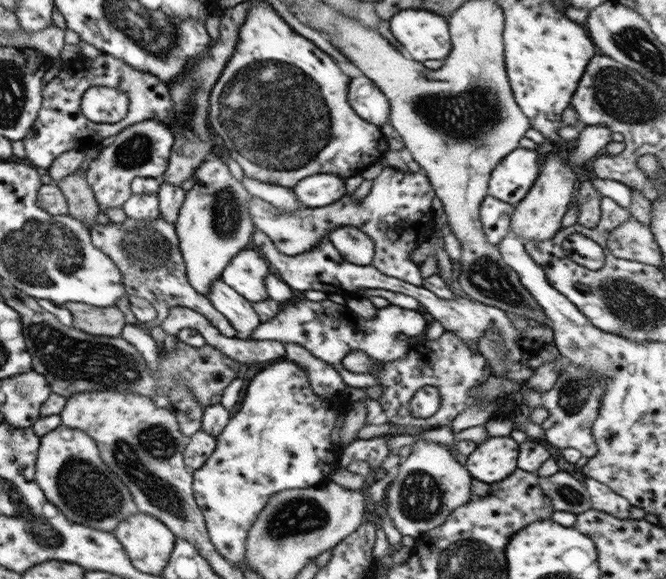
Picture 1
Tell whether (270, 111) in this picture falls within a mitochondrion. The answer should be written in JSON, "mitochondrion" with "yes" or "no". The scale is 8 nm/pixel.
{"mitochondrion":"yes"}

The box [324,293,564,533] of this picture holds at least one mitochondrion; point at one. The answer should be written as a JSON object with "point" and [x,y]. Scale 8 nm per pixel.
{"point":[420,497]}

